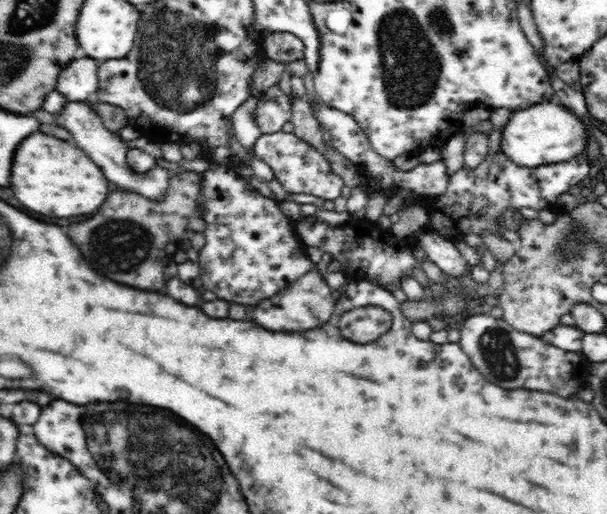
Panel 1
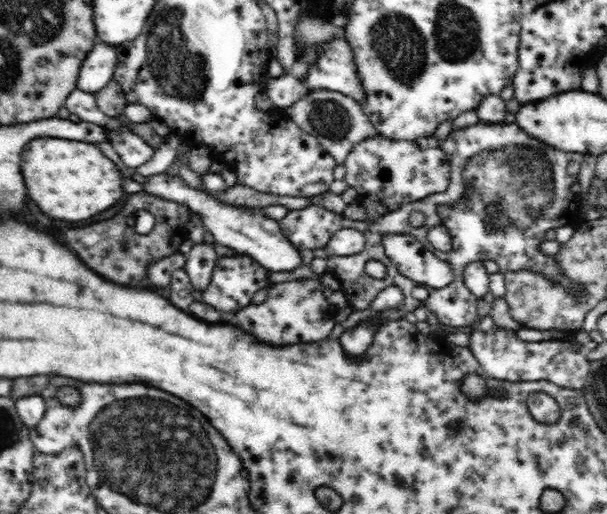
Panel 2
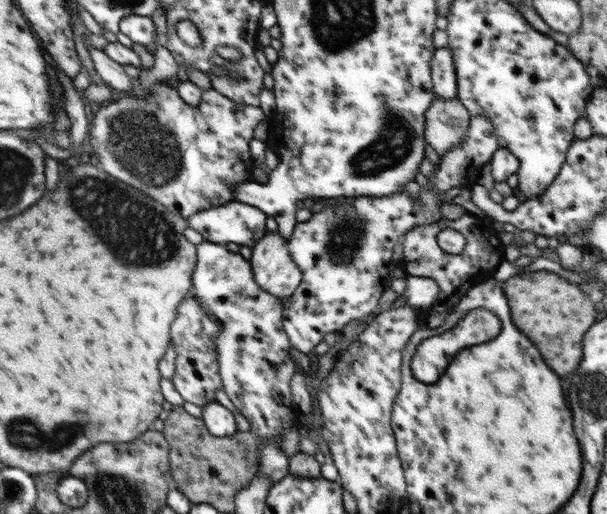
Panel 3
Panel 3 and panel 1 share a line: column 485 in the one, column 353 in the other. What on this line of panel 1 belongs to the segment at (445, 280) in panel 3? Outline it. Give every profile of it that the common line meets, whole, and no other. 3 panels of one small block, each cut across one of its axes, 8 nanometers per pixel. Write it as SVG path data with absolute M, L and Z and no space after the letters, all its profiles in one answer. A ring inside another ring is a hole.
M309 218L292 223L297 240L302 245L306 245L306 248L316 247L330 254L333 260L340 262L341 273L351 280L370 280L384 289L388 289L388 286L400 288L400 280L412 276L412 270L421 268L422 260L426 260L426 253L417 238L397 238L386 223L378 225L353 218L337 226Z

